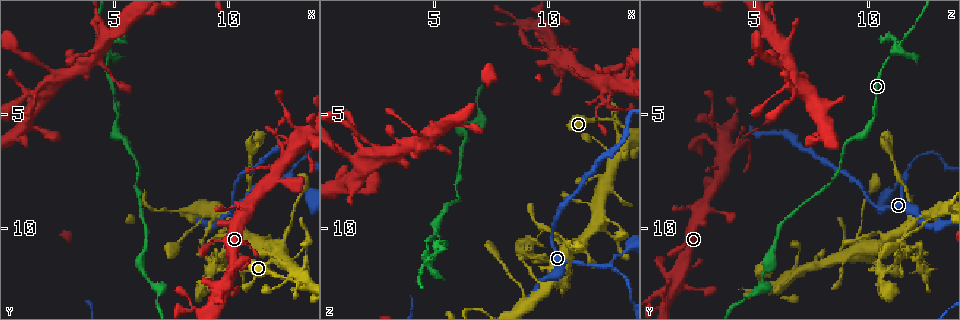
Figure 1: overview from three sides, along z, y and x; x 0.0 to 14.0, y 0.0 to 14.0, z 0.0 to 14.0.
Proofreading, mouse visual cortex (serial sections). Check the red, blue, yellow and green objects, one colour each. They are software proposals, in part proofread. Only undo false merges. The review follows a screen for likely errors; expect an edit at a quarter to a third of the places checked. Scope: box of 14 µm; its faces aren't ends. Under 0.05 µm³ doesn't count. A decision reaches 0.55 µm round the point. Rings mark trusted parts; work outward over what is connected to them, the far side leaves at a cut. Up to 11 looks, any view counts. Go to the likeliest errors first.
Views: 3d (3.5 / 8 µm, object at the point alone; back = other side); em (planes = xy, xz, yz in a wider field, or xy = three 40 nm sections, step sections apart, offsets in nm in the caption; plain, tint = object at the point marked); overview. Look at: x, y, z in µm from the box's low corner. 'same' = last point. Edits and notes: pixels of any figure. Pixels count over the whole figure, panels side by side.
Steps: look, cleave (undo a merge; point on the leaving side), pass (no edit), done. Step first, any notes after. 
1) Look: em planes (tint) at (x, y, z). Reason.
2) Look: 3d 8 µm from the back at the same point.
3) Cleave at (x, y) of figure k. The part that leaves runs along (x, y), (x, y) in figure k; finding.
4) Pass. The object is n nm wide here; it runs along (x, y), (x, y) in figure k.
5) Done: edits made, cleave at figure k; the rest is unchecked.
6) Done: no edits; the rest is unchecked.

Look: 3d 3.5 µm at (4.6, 2.3, 11.3). Branch point.

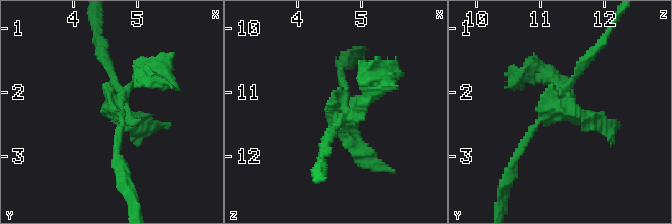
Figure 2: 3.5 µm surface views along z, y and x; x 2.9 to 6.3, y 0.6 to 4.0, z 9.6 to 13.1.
Cleave at (537, 64) of figure 2. A second cell is stuck on.

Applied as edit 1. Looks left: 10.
Look: 3d 3.5 µm at (12.5, 7.8, 11.6). Three-way junction.

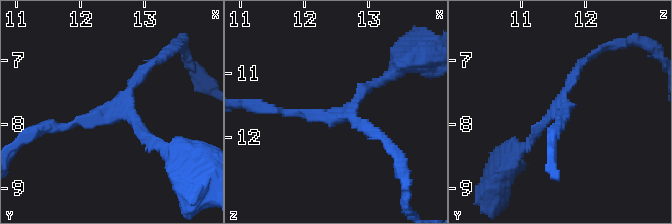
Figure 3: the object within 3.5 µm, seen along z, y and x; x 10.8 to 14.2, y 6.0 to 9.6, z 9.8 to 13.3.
Look: em xy step 5 (tint) at (12.50, 7.80, 11.65). 3 arms meet here; the arms are 150, 150, 150 nm wide.

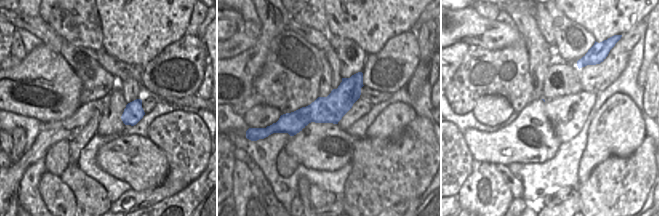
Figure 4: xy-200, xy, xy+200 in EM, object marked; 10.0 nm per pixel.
Pass. It runs along (360, 75), (327, 109), (279, 126) in figure 4; all the same cell.

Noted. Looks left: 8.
Look: 3d 3.5 µm from the back at (12.5, 11.5, 7.8).

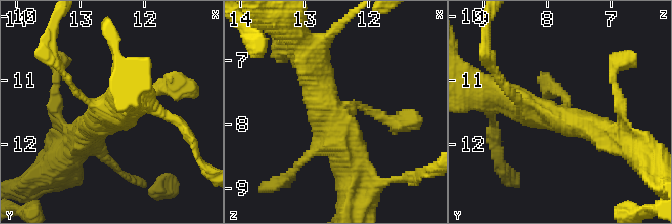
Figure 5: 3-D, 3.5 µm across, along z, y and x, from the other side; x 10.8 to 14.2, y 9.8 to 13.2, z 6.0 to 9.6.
Pass. It runs along (311, 62), (351, 172) in figure 5; all the same cell.

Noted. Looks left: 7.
Look: 3d 3.5 µm from the back at (10.0, 9.4, 12.5). Three-way junction.

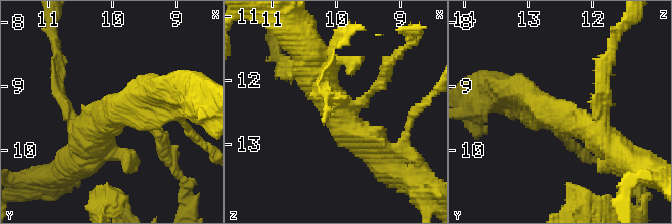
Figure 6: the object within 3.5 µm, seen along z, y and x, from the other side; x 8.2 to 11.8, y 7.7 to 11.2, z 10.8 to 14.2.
Look: em planes (plain) at (9.95, 9.45, 12.55). 3 arms meet here; the arms are 150, 400, 450 nm wide; now the EM.

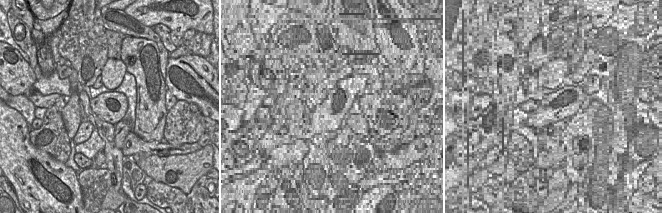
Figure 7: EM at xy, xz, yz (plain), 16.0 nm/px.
Look: em planes (tint) at the same point. Where the object lies.

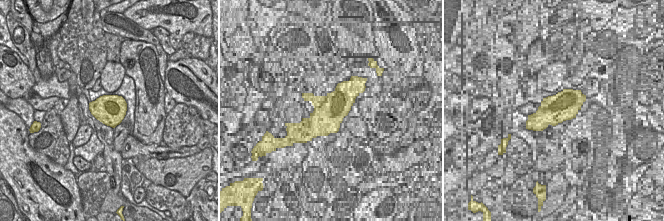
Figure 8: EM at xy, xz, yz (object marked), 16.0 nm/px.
Cleave at (383, 86) of figure 6. The part that leaves runs along (360, 101), (406, 45) in figure 6; a second cell is stuck on.

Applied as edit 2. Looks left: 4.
Done: edits made, cleave at figure 2, cleave at figure 6; the rest is unchecked.

